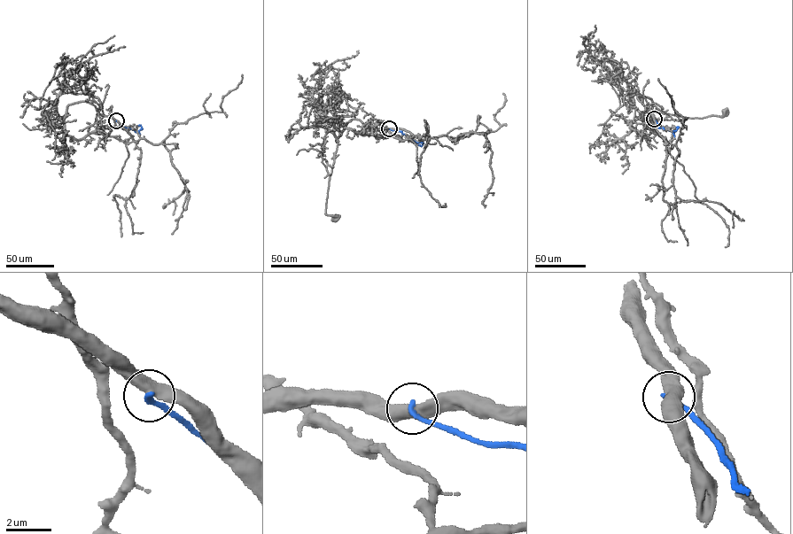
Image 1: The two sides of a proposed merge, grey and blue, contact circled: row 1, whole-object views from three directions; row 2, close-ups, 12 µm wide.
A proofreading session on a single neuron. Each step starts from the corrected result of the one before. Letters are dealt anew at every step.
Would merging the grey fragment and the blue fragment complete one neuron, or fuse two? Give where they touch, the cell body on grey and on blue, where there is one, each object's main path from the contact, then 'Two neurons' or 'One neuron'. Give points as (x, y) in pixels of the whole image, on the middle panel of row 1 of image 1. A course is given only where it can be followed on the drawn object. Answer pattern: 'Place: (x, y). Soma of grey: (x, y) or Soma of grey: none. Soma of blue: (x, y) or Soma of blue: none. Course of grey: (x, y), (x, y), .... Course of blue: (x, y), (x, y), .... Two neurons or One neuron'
Place: (389, 128). Soma of grey: (336, 217). Soma of blue: none. Course of grey: (389, 128), (372, 128), (352, 119), (337, 139), (325, 209), (326, 214), (337, 218). Course of blue: (389, 128), (423, 143), (418, 144). Two neurons

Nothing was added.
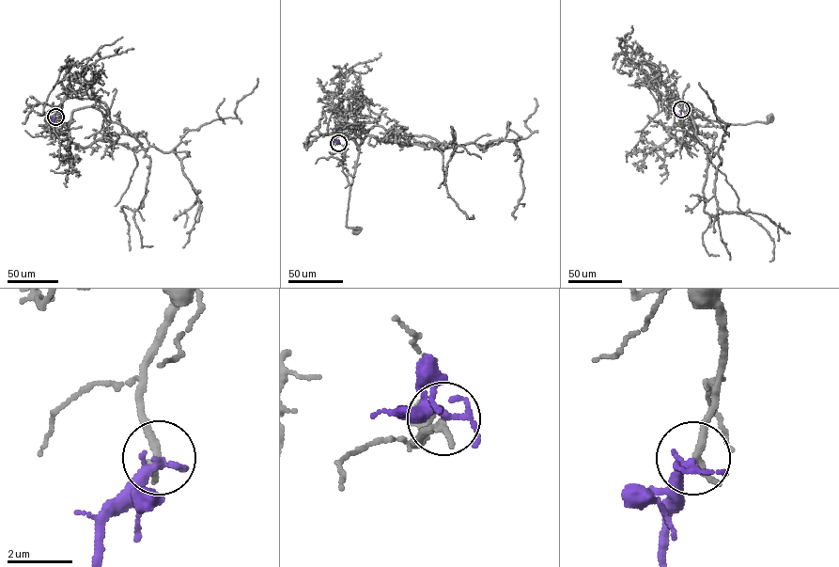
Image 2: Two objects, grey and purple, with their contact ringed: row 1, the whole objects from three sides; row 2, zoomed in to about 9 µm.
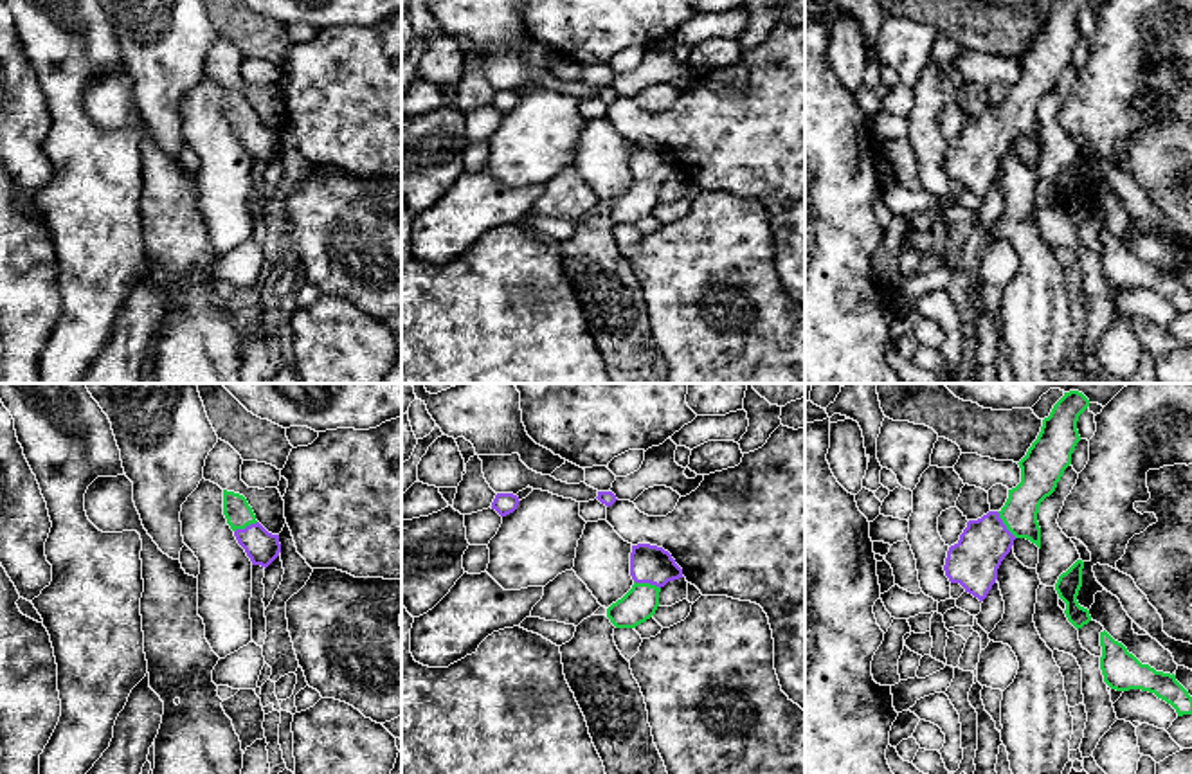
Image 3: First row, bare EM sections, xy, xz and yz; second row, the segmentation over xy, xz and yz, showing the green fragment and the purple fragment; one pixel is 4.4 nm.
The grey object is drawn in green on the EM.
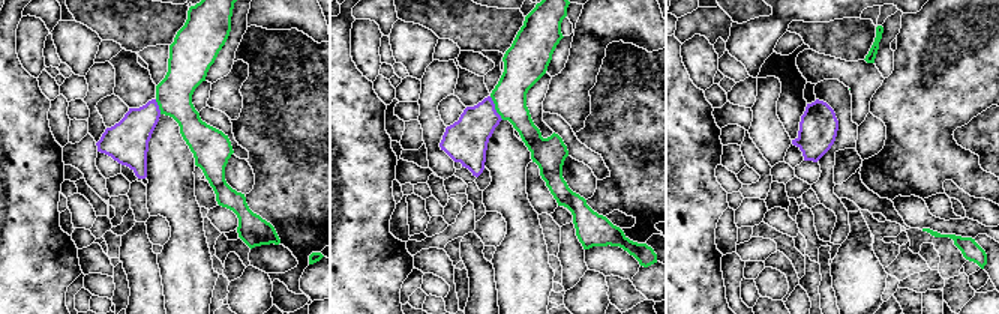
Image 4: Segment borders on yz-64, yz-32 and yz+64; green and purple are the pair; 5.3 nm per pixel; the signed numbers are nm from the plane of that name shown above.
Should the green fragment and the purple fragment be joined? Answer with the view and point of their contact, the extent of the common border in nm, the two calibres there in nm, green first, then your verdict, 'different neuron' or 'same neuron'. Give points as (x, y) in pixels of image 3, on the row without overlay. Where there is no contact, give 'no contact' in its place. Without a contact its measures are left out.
contact xz (647, 180); length 130 nm; calibres 160 and 180 nm; same neuron

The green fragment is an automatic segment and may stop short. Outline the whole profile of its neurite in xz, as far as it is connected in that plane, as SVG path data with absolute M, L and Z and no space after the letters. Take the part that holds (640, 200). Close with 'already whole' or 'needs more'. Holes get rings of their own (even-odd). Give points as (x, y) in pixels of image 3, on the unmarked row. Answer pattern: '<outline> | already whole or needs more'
M650 140L632 142L630 173L632 185L607 205L607 214L616 225L636 225L650 216L659 203L661 185L684 175L672 151Z | needs more

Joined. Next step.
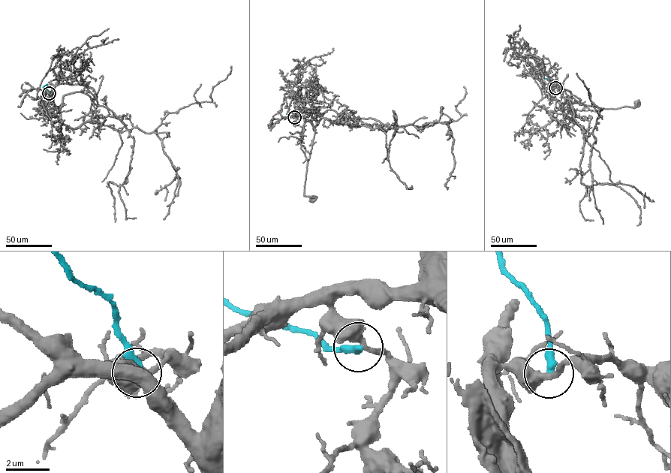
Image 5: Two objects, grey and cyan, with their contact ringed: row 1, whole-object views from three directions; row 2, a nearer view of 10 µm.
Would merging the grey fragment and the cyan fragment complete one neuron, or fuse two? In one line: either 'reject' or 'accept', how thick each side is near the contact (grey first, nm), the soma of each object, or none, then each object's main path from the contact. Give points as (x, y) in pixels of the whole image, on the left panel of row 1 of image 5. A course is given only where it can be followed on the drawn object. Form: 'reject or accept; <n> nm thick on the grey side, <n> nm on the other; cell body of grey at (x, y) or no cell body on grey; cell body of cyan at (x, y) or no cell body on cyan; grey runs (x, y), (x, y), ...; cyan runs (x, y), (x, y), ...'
reject; 360 nm thick on the grey side, 400 nm on the other; cell body of grey at (43, 104); no cell body on cyan; grey runs (49, 93), (58, 108), (61, 105), (43, 111), (33, 108), (40, 108), (43, 104); cyan runs (48, 93), (43, 87), (46, 84)

